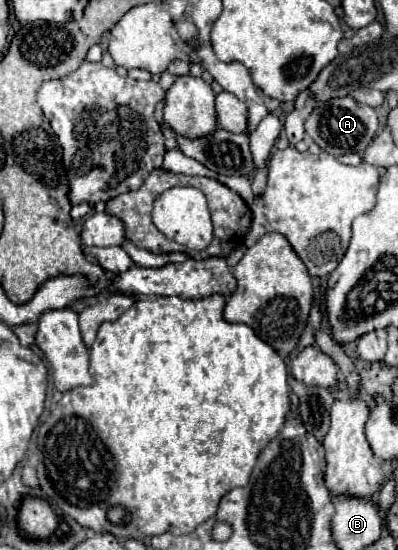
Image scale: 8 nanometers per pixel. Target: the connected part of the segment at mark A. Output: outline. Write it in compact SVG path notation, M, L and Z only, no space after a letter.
M352 97L342 99L330 99L320 103L306 121L306 133L320 145L320 149L328 151L330 155L346 155L346 153L358 153L362 155L368 143L374 139L374 133L378 129L378 115L372 107L362 105L354 101Z

